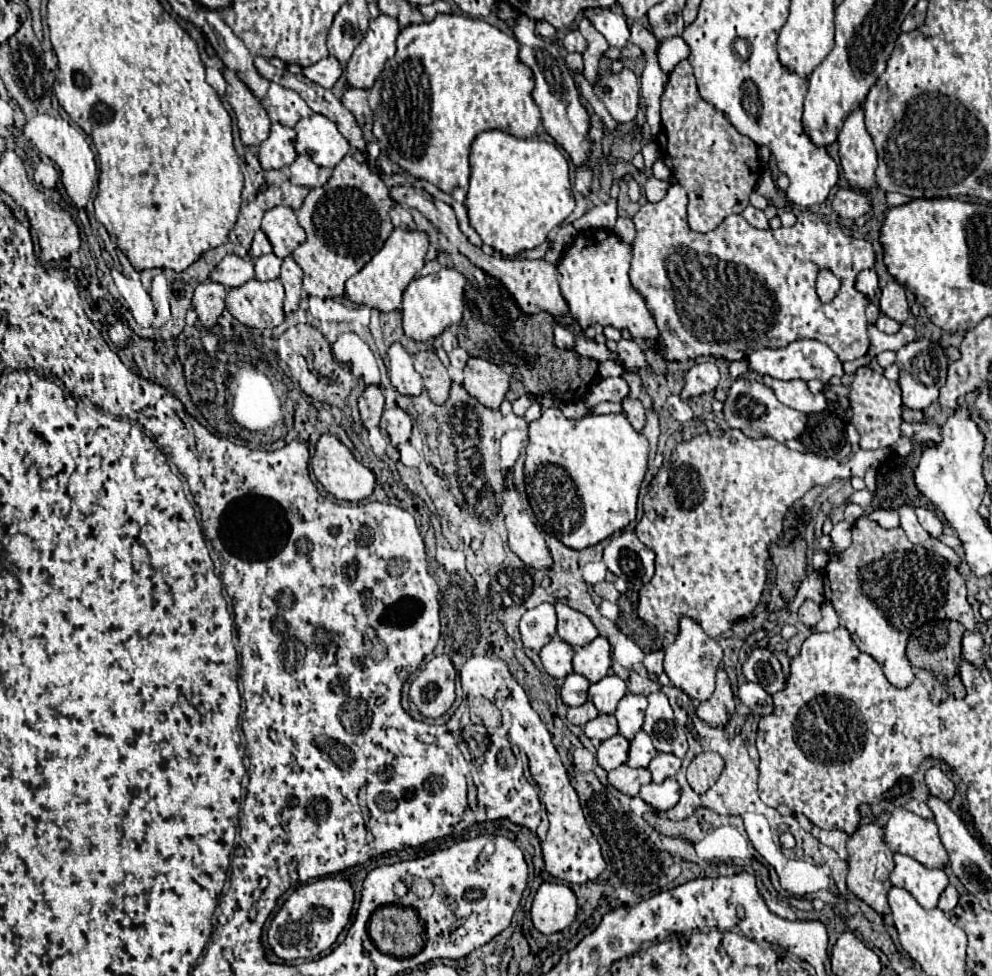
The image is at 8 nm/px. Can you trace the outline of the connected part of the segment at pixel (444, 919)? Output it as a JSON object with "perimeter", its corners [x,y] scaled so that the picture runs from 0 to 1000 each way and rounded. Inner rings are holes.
{"perimeter":[[[488,855],[488,857],[476,859],[476,861],[466,861],[450,871],[438,873],[438,875],[427,879],[403,882],[399,885],[377,889],[366,903],[365,918],[361,932],[359,932],[359,939],[367,941],[367,936],[375,936],[379,930],[383,930],[387,926],[413,928],[423,936],[423,941],[427,941],[429,947],[440,947],[440,982],[462,984],[462,982],[472,980],[480,971],[492,967],[498,959],[502,959],[506,953],[510,953],[514,949],[516,939],[524,928],[524,920],[526,920],[528,910],[530,910],[530,902],[532,902],[532,885],[528,881],[526,871],[510,857],[496,859],[494,855]],[[417,900],[433,900],[440,906],[440,912],[431,922],[425,922],[419,918],[415,920],[415,914],[411,914],[409,918],[397,916],[399,902],[413,908],[413,904]]]}

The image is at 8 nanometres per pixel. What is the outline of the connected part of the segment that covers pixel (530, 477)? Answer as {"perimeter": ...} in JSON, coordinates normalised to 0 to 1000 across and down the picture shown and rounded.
{"perimeter":[[[556,416],[546,420],[546,426],[534,434],[528,486],[530,506],[538,523],[540,535],[550,547],[560,549],[565,555],[579,564],[587,564],[607,555],[621,543],[631,541],[641,531],[643,502],[653,475],[653,449],[639,441],[627,422],[623,424],[591,424],[587,430],[571,428],[565,418]]]}

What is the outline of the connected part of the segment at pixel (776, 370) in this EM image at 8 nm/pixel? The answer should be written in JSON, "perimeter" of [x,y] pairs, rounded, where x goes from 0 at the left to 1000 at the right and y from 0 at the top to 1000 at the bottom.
{"perimeter":[[[802,348],[798,352],[794,352],[792,357],[784,357],[784,359],[778,359],[778,357],[770,357],[770,359],[762,359],[754,365],[756,369],[756,377],[768,385],[778,385],[778,387],[784,387],[784,389],[827,389],[831,393],[837,391],[839,385],[851,385],[851,379],[849,379],[849,371],[843,367],[841,359],[829,350],[823,350],[823,348]]]}

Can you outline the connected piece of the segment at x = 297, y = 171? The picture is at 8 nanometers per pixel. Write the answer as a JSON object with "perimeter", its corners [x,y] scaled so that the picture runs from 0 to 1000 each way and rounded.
{"perimeter":[[[300,160],[292,168],[292,184],[296,189],[319,193],[319,191],[327,191],[331,186],[331,182],[335,182],[335,172],[319,170],[315,166],[315,162],[310,162],[310,160]]]}

